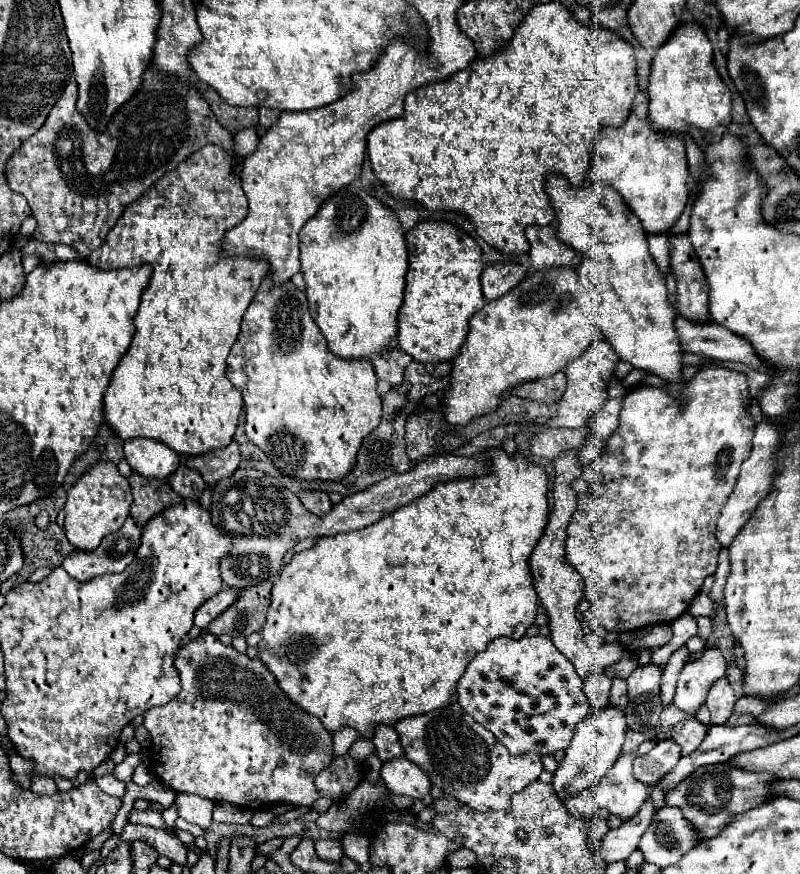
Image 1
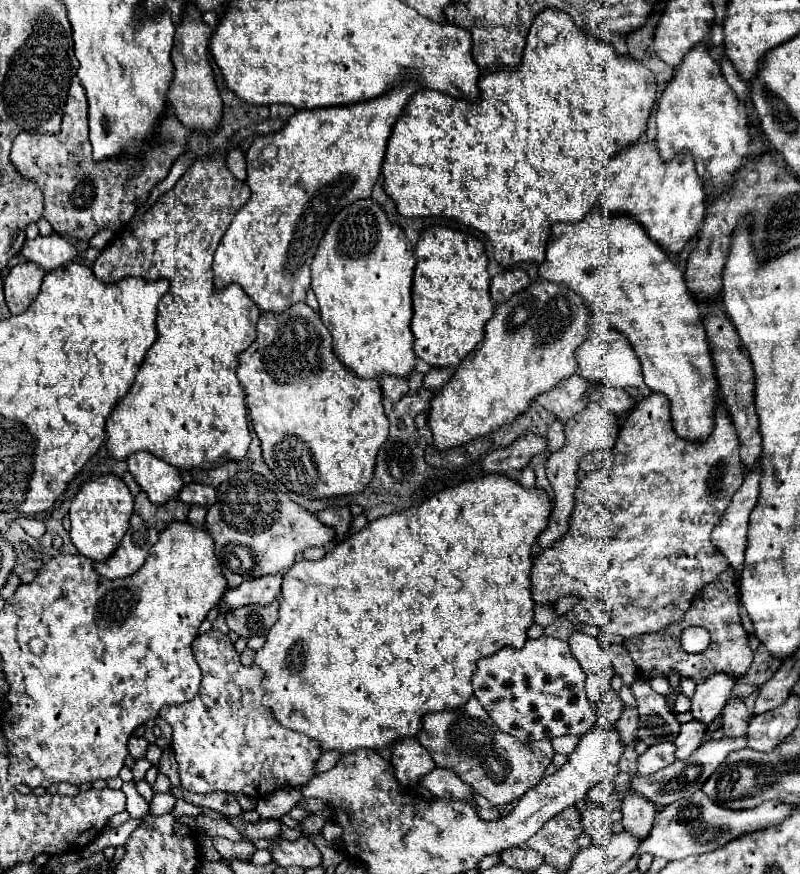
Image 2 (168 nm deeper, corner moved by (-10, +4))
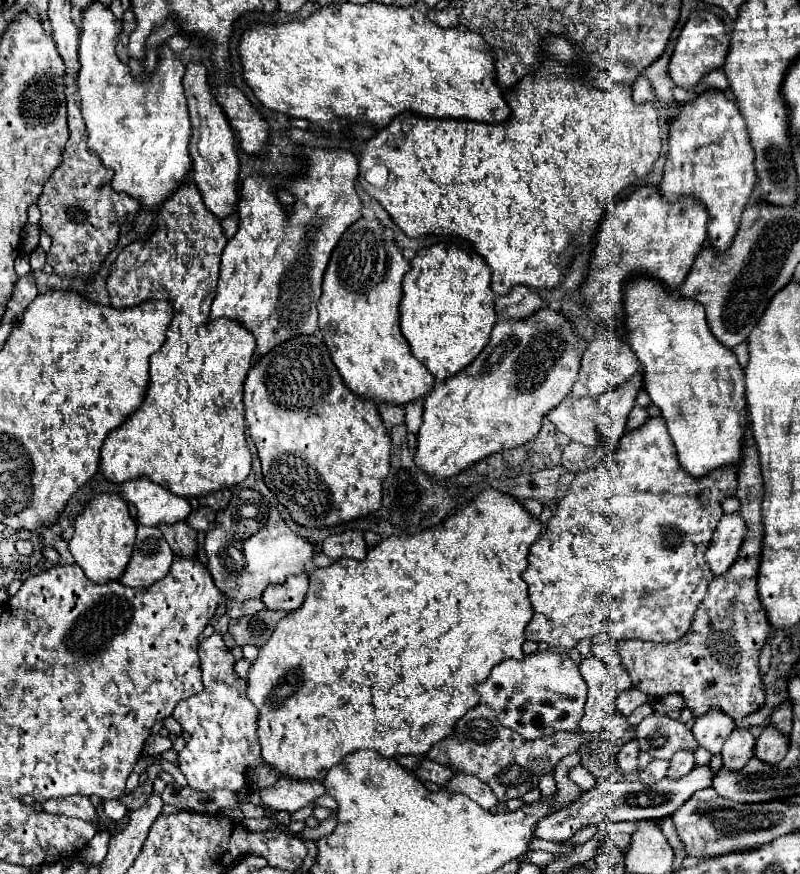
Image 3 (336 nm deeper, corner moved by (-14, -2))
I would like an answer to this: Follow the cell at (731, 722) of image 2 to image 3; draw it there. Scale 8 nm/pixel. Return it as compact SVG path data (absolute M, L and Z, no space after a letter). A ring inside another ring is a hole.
M734 728L724 742L722 758L724 766L730 770L742 770L746 762L754 756L754 736L748 728Z

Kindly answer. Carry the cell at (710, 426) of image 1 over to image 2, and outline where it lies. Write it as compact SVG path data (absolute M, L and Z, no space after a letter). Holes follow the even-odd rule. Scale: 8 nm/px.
M650 394L648 398L642 398L636 408L626 416L626 420L620 426L618 432L618 440L616 446L612 450L612 470L610 472L592 471L586 474L578 482L578 490L574 492L574 510L570 514L570 528L568 532L554 542L548 548L542 548L540 554L532 560L532 570L530 570L530 582L532 582L532 600L536 606L554 606L558 598L562 596L574 596L578 598L578 604L572 608L572 612L576 614L576 618L582 624L592 624L598 626L604 634L620 634L624 638L634 638L634 636L642 636L642 634L652 634L652 632L660 632L666 626L680 622L682 616L686 614L686 610L690 608L694 596L700 592L700 588L704 588L706 584L714 582L726 568L726 558L718 556L718 552L714 552L714 546L710 544L710 532L714 528L714 524L718 524L722 512L728 508L734 492L742 486L744 476L742 476L742 462L738 460L738 436L734 436L734 428L730 428L730 416L726 416L726 408L720 402L716 408L716 416L714 416L714 430L710 434L710 438L706 442L688 442L676 436L676 432L672 430L672 422L670 422L670 404L662 394Z

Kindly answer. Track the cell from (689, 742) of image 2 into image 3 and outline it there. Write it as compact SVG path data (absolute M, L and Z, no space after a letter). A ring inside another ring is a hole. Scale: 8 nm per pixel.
M680 750L680 752L674 754L674 758L670 760L668 776L670 776L670 778L682 778L682 776L686 776L692 768L694 768L694 752L692 752L692 750Z

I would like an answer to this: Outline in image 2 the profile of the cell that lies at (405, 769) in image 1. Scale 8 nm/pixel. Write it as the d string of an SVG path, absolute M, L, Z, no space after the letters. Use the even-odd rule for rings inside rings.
M434 768L430 774L426 774L420 784L428 788L436 798L458 798L464 802L474 802L474 790L470 784L462 782L454 772Z

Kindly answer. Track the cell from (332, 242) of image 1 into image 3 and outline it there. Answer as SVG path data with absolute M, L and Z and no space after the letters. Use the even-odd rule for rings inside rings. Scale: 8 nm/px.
M356 220L340 238L334 248L328 268L322 280L322 296L318 302L320 332L332 354L332 360L344 380L344 384L362 398L380 402L406 404L424 398L434 388L434 376L422 366L410 352L408 340L400 330L400 302L402 302L402 280L410 270L410 262L402 256L394 240L384 238L384 226L380 220Z

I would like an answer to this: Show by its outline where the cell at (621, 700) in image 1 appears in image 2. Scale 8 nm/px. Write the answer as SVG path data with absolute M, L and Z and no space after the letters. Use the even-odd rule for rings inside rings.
M624 706L624 712L616 724L616 732L620 734L622 744L632 744L637 739L639 716L636 708Z

